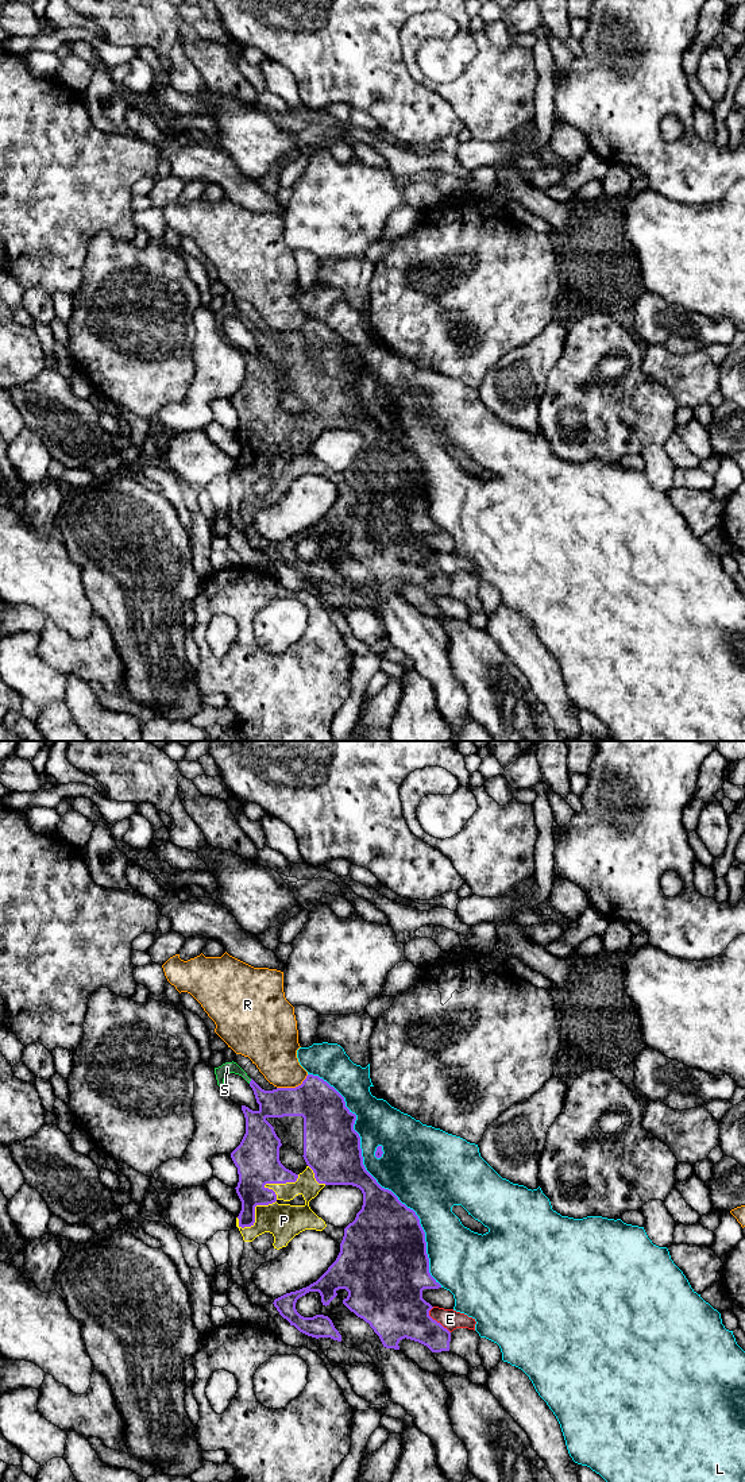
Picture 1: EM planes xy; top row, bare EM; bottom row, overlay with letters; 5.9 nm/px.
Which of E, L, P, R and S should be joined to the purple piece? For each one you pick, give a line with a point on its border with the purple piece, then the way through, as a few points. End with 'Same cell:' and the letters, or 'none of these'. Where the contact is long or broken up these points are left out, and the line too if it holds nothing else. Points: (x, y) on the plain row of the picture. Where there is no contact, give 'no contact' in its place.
P: contact xy (276, 443)
S: contact xy (250, 325); way xy (282, 346), (270, 346), (250, 325), (235, 312), (227, 312)
Same cell: P, S

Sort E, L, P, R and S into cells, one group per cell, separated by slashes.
E / L / P S / R

